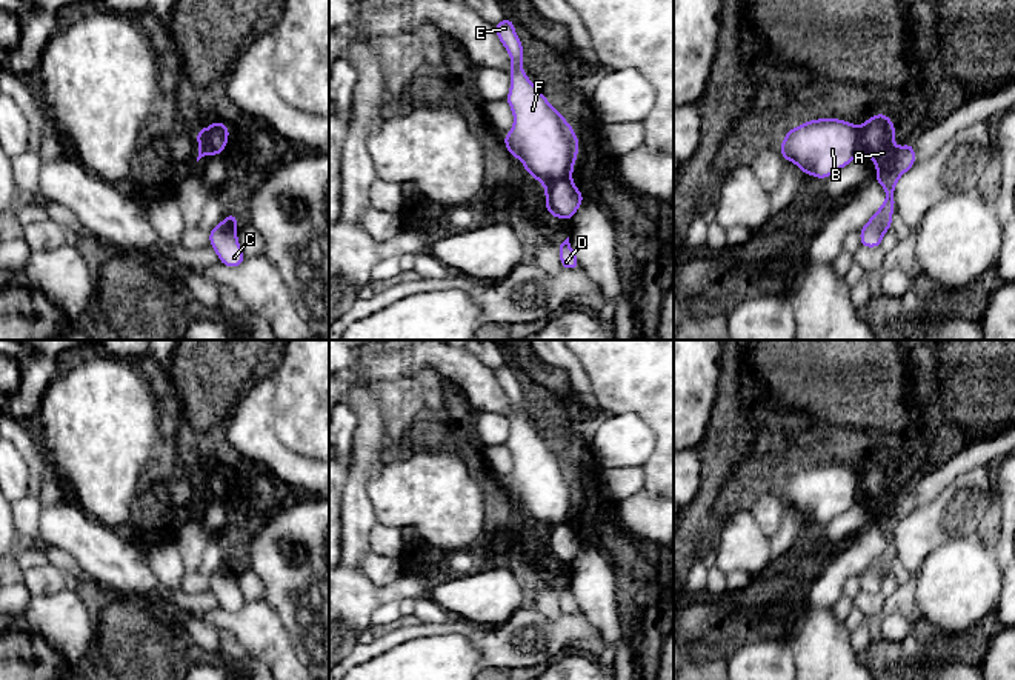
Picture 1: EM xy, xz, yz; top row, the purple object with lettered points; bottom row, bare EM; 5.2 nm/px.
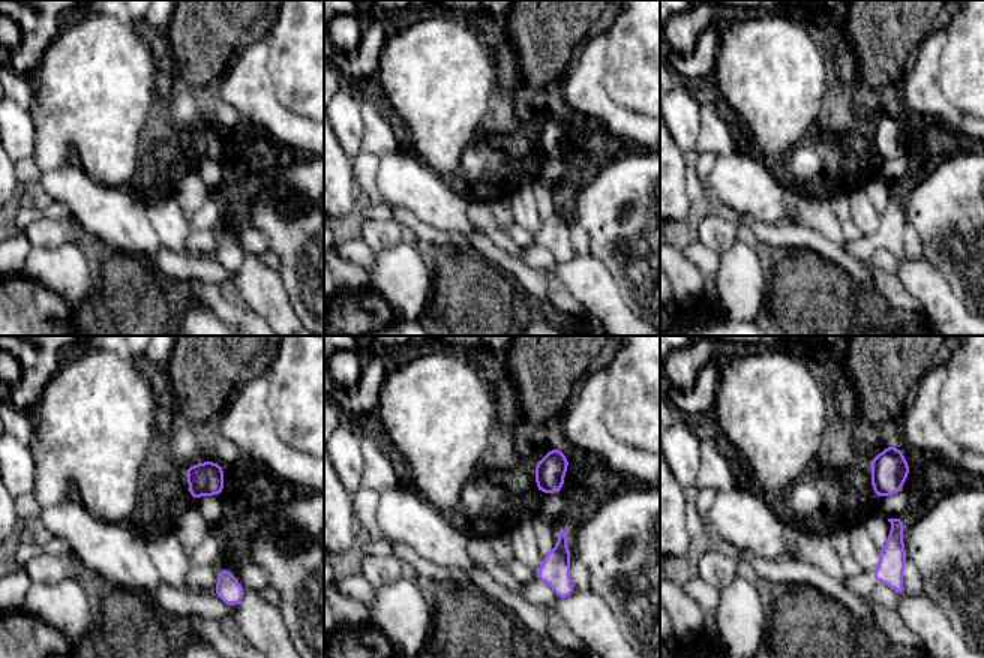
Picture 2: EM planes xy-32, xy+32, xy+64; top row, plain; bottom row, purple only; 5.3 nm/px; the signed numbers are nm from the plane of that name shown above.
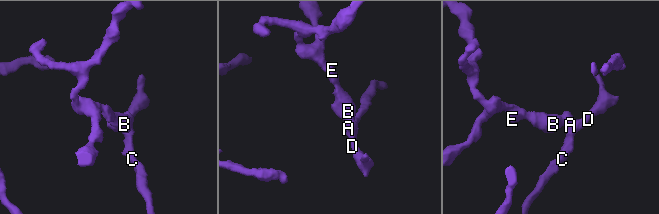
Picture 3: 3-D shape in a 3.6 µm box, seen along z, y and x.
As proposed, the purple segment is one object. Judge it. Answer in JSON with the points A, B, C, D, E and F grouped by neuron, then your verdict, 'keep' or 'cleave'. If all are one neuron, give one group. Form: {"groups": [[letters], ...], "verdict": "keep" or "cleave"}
{"groups": [["A", "C", "D"], ["B", "E", "F"]], "verdict": "cleave"}

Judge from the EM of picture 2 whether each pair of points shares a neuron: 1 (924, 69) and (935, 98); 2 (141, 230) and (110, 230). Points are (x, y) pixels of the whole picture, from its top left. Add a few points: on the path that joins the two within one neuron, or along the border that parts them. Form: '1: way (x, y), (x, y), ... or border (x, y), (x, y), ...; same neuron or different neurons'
1: way (924, 77), (924, 87), (927, 90); same neuron
2: way (134, 230), (117, 230); same neuron

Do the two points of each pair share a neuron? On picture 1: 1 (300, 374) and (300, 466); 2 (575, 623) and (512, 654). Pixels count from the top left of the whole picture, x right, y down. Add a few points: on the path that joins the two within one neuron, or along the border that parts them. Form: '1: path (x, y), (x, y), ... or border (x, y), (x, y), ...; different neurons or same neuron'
1: border (276, 428), (276, 436), (288, 448), (312, 459); different neurons
2: path (560, 634), (545, 639), (528, 639); same neuron

